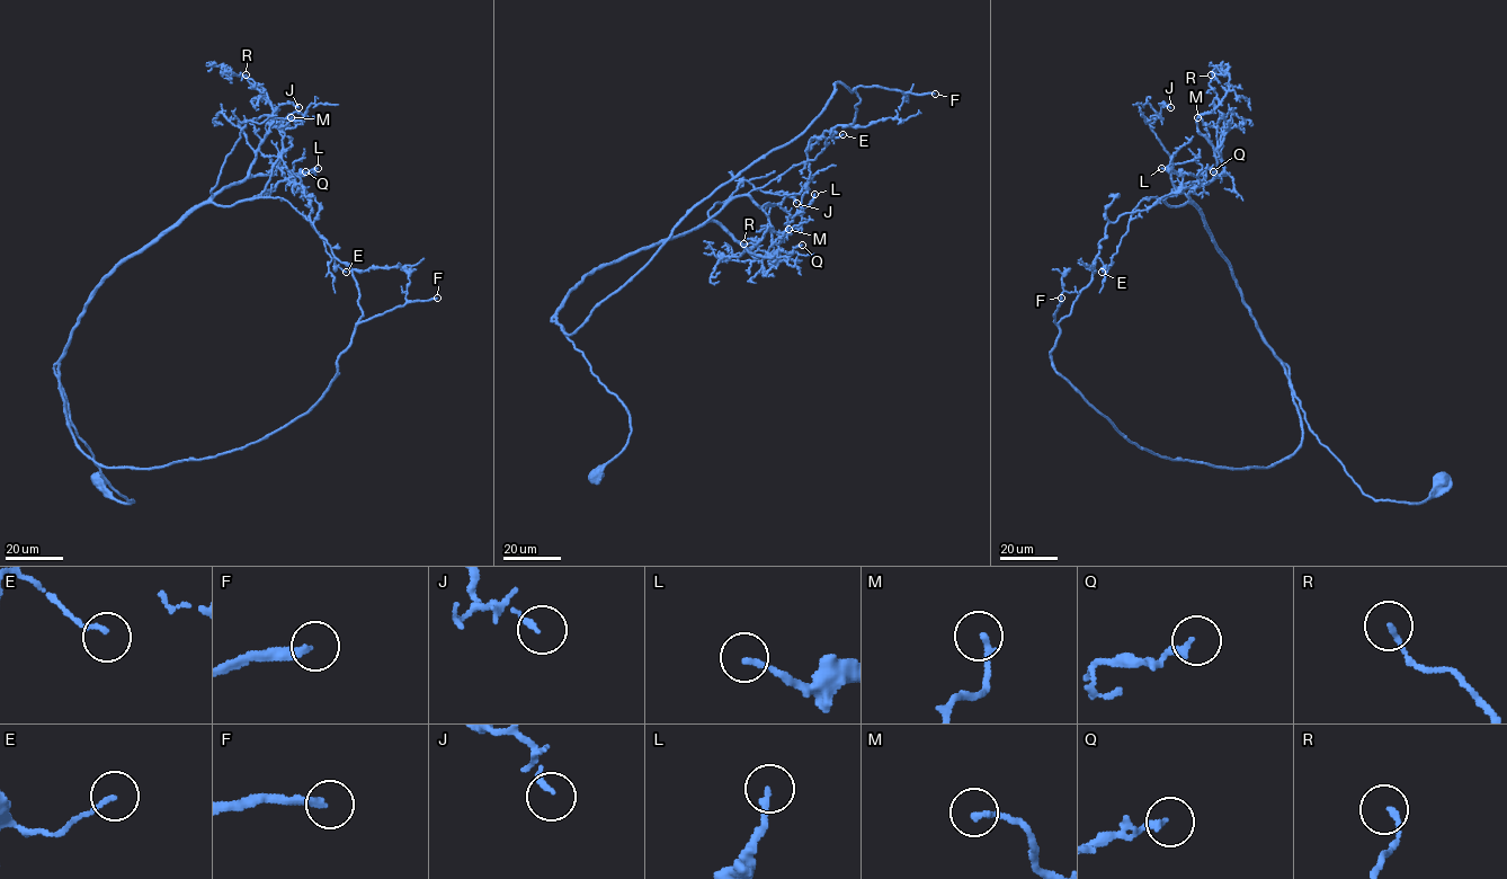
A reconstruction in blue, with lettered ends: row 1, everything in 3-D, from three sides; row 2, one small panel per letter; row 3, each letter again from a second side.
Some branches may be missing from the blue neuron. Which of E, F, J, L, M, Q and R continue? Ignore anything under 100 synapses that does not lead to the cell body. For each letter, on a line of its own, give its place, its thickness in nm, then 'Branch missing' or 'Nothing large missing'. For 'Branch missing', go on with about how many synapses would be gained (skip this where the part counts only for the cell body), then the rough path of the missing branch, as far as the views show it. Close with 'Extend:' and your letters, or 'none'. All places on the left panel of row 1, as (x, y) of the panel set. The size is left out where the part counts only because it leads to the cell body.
E: Place: (346, 272). Thickness 140 nm. Nothing large missing
F: Place: (437, 298). Thickness 240 nm. Branch missing. Roughly 400 synapses
J: Place: (299, 107). Thickness 170 nm. Nothing large missing
L: Place: (318, 168). Thickness 180 nm. Nothing large missing
M: Place: (291, 117). Thickness 190 nm. Nothing large missing
Q: Place: (305, 171). Thickness 200 nm. Nothing large missing
R: Place: (246, 74). Thickness 160 nm. Nothing large missing
Extend: F

